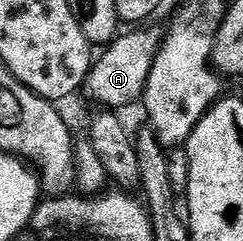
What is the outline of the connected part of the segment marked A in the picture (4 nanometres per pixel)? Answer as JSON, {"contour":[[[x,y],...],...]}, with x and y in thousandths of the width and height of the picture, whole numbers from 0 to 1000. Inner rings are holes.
{"contour":[[[588,112],[560,137],[510,133],[477,149],[453,187],[420,207],[424,220],[387,241],[374,290],[358,303],[350,386],[391,419],[412,419],[412,440],[457,461],[506,461],[519,436],[584,423],[588,382],[613,328],[613,295],[654,220],[663,183],[658,141],[601,137]]]}

